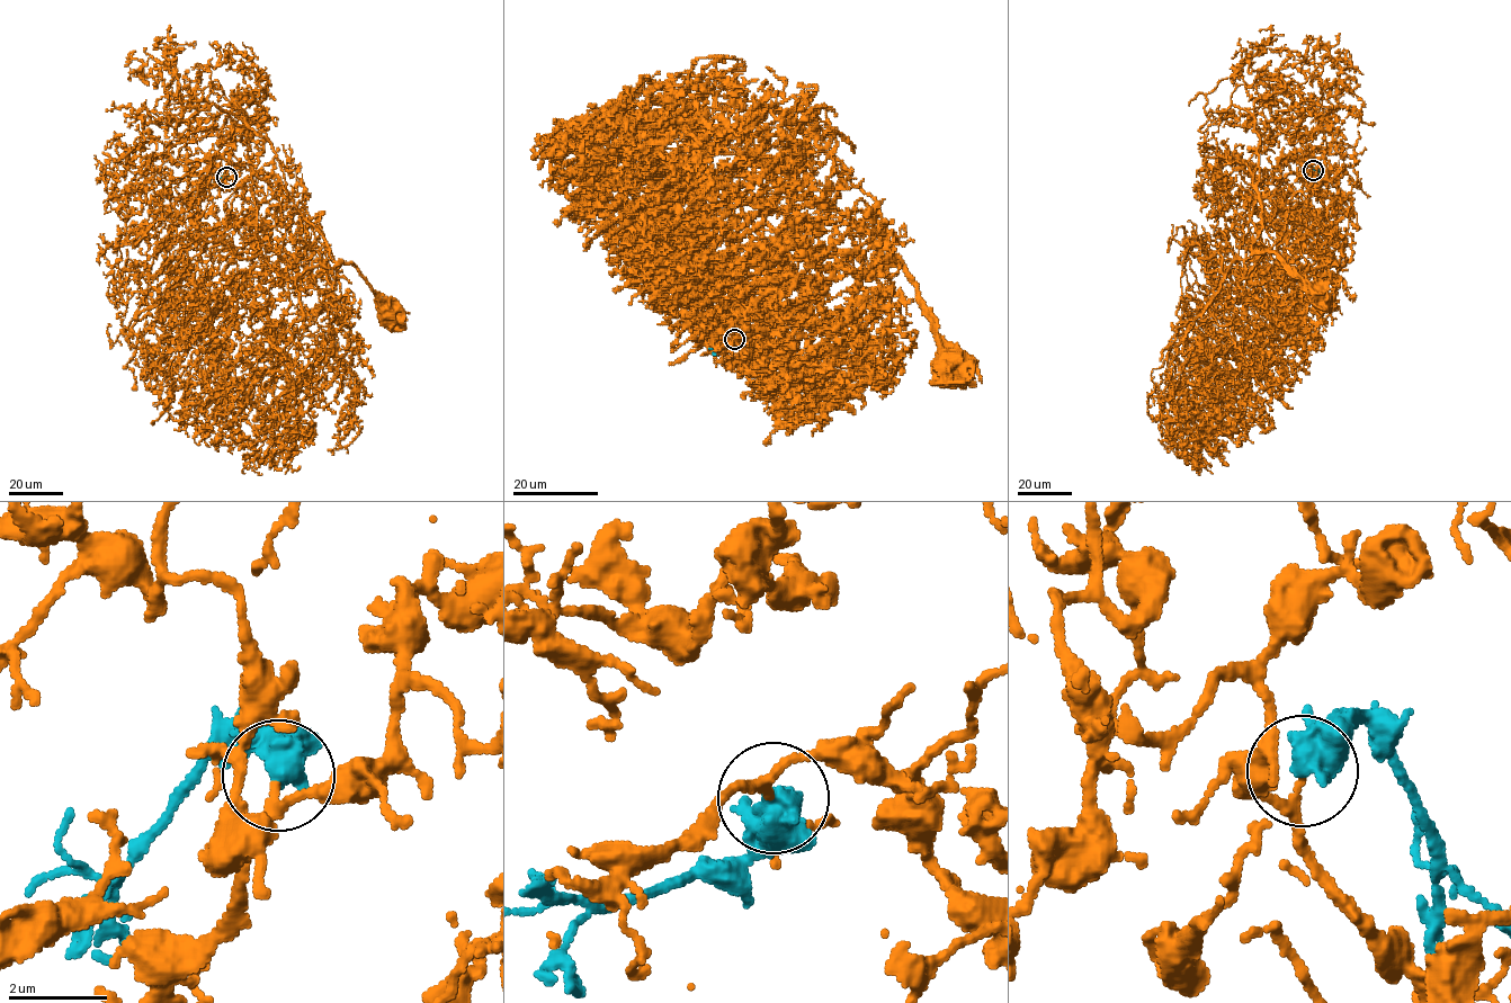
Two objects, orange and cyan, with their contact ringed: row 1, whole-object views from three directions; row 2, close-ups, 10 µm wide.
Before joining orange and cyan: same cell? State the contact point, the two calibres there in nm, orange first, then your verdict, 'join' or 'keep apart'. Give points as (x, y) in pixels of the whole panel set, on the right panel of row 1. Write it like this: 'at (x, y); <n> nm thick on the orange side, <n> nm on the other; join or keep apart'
at (1313, 170); 150 nm thick on the orange side, 700 nm on the other; join

